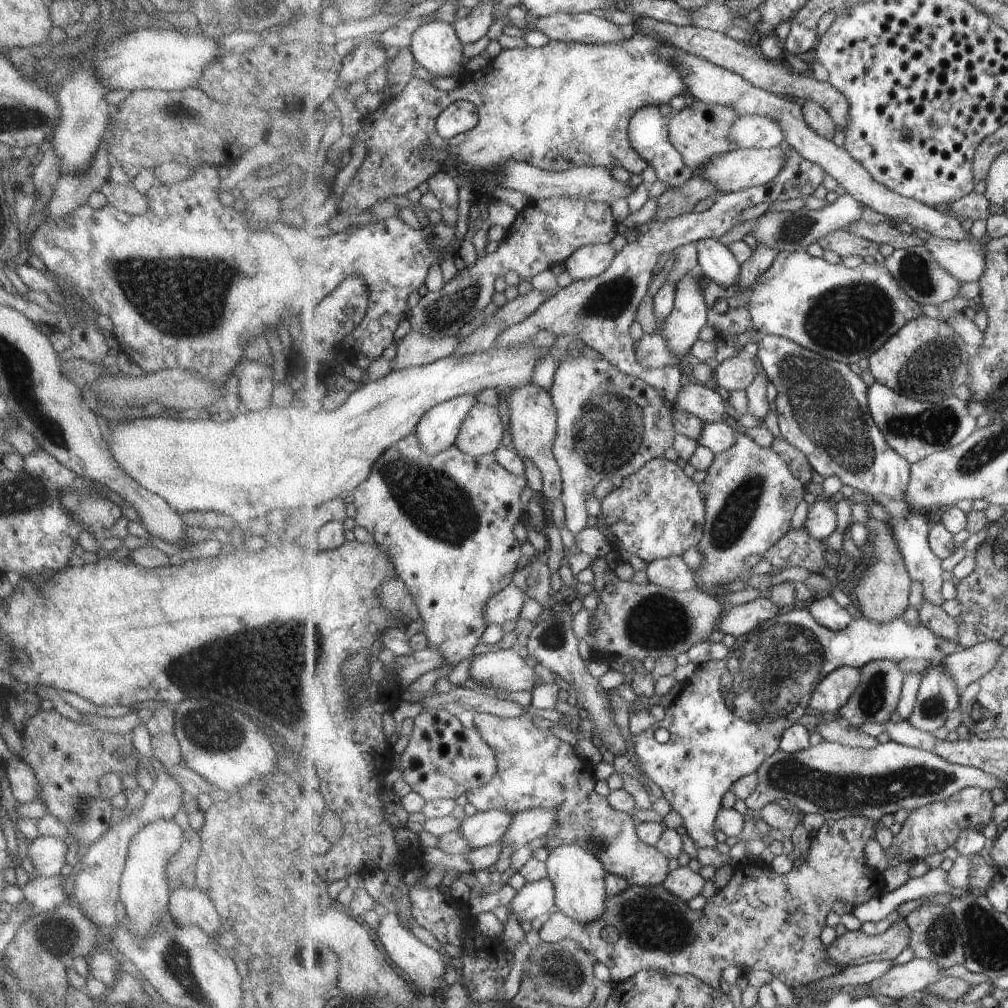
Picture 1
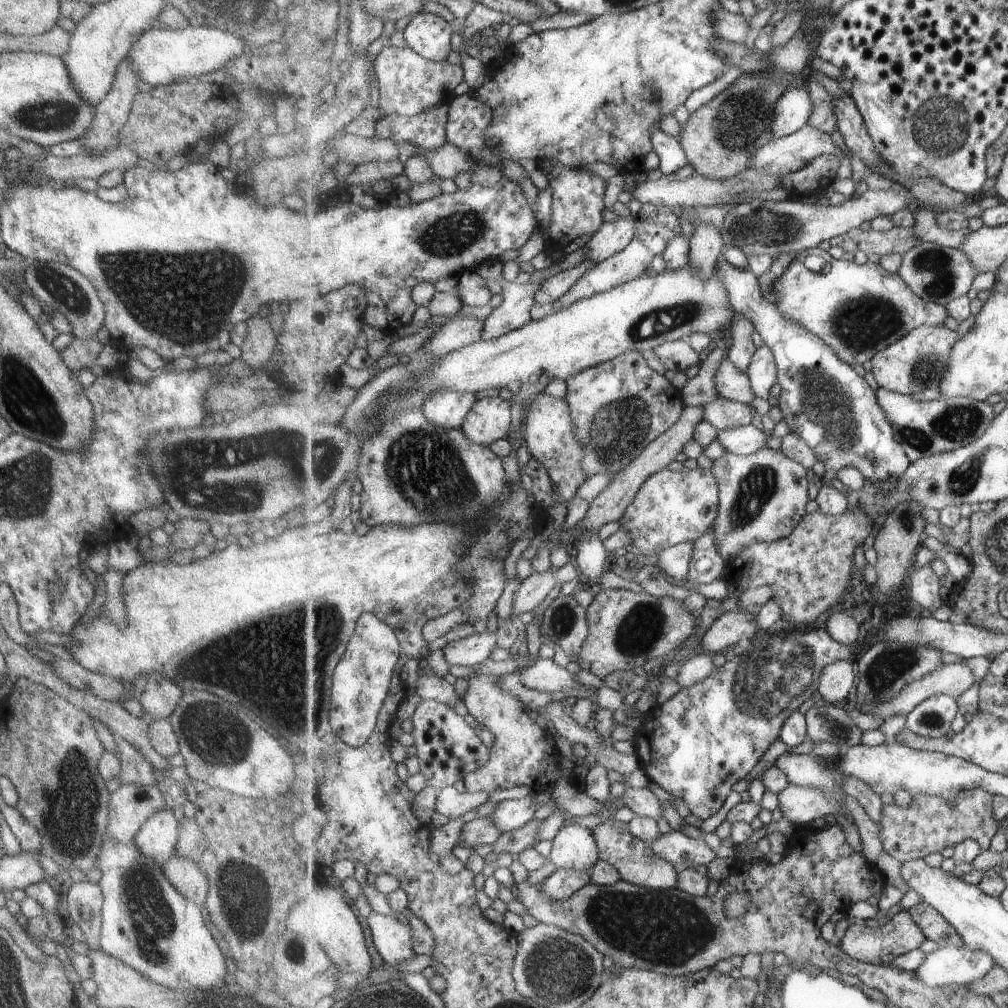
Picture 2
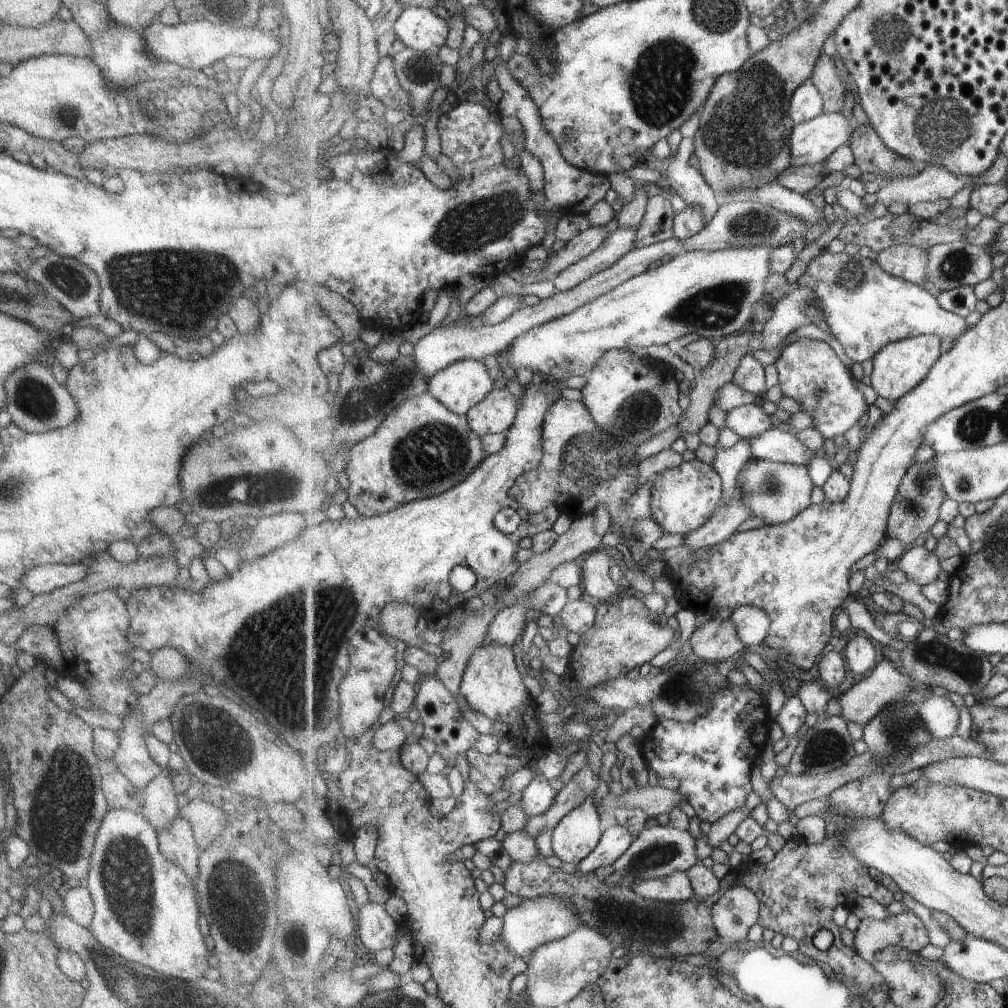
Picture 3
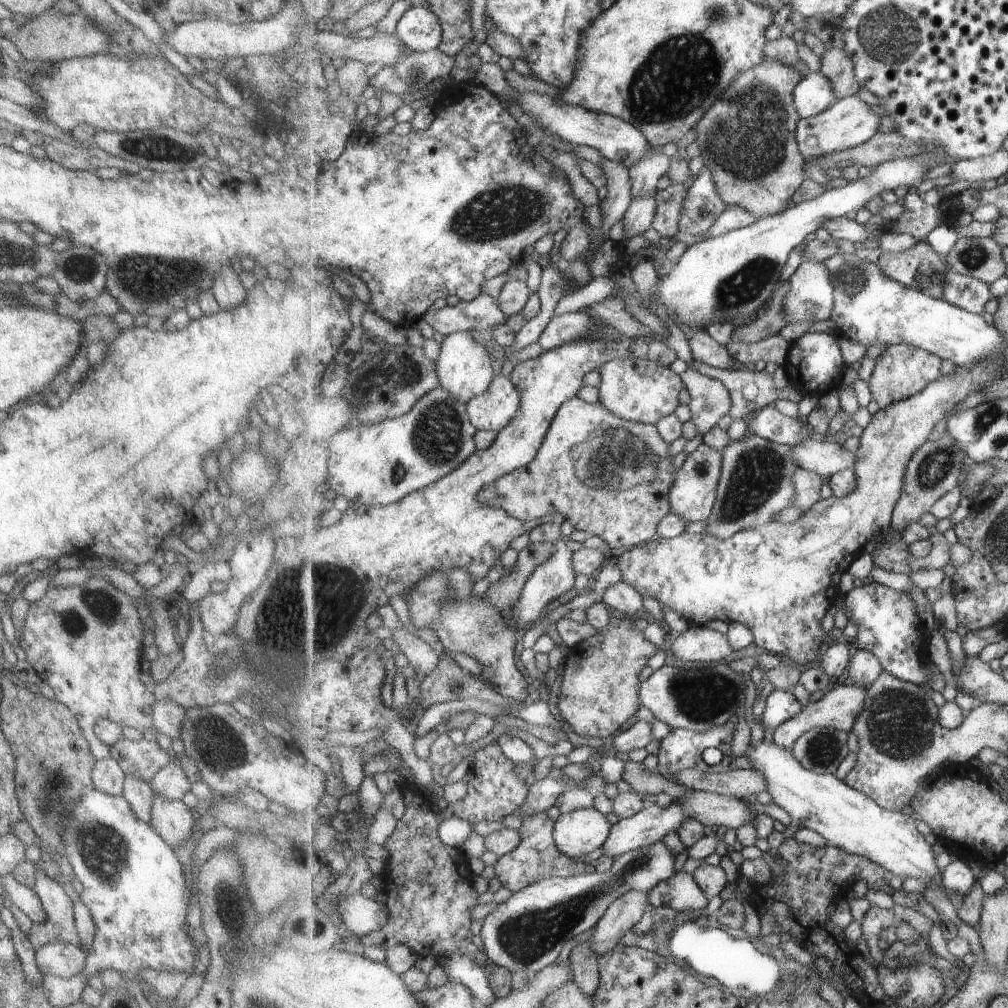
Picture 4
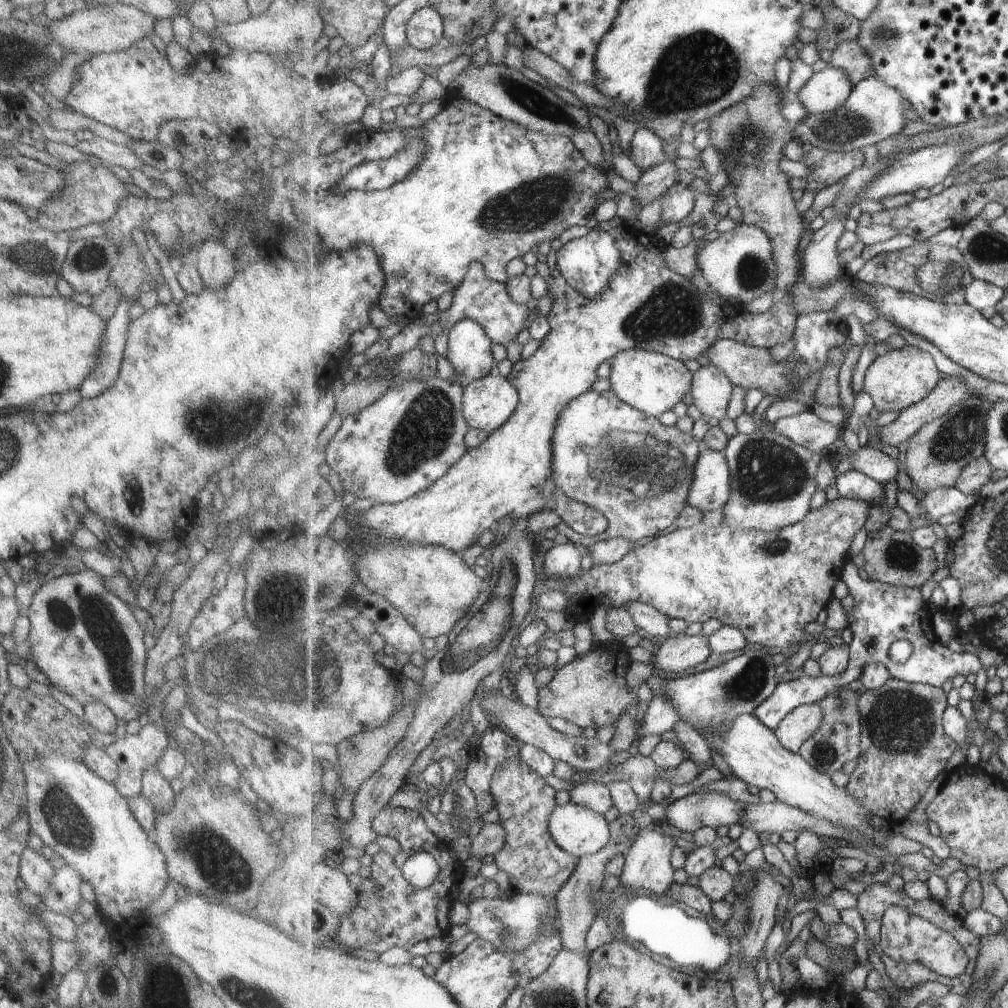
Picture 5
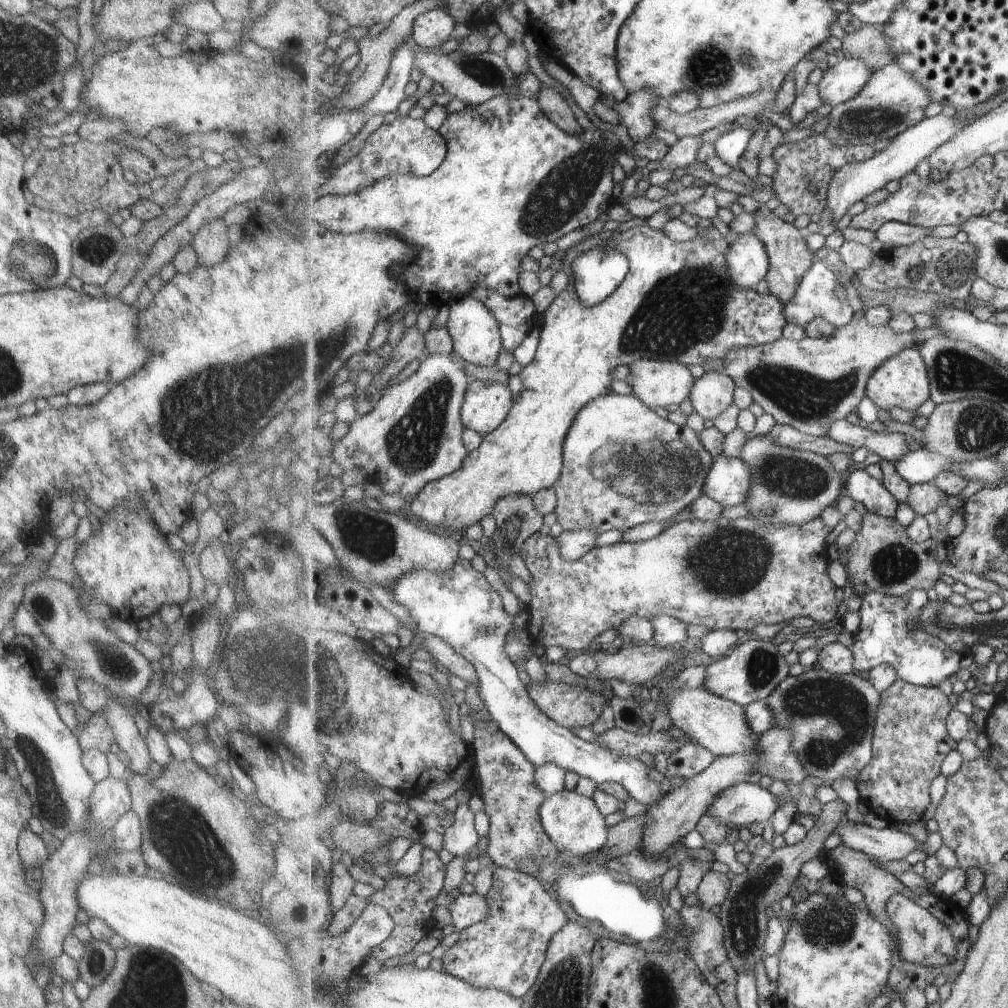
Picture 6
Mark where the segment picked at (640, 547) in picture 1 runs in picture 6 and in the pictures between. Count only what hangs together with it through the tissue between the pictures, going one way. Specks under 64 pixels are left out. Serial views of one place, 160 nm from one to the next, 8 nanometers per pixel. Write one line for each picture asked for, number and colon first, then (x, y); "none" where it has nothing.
2: (671, 507)
3: (684, 499)
4: (695, 491)
5: (710, 490)
6: (730, 480)

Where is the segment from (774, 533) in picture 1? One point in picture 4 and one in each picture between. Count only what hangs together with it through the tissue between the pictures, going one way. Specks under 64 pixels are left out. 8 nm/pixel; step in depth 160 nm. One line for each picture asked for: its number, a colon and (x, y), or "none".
2: (763, 496)
3: (779, 492)
4: (807, 484)

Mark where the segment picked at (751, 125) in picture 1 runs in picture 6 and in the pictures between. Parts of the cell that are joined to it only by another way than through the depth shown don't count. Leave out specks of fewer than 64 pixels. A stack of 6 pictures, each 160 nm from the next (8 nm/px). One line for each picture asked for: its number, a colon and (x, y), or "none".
2: (792, 113)
3: (808, 103)
4: (815, 93)
5: (828, 89)
6: (841, 82)

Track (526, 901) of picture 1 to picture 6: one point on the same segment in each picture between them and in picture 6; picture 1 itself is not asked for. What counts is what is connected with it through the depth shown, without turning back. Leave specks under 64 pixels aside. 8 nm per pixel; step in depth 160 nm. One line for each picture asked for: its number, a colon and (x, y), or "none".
2: (561, 885)
3: (616, 840)
4: (651, 825)
5: (692, 812)
6: (743, 804)

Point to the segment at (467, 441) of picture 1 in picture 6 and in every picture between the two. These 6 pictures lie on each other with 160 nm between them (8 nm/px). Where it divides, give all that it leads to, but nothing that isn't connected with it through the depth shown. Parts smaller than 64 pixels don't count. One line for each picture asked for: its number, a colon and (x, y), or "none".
2: (489, 421)
3: (496, 414)
4: (493, 410)
5: (489, 403)
6: (488, 404)

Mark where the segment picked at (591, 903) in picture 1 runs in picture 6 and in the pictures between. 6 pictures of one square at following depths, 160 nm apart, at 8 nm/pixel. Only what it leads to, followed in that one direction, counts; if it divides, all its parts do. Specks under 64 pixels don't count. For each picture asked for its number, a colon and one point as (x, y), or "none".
2: (574, 847)
3: (579, 833)
4: (581, 831)
5: (579, 830)
6: (575, 823)

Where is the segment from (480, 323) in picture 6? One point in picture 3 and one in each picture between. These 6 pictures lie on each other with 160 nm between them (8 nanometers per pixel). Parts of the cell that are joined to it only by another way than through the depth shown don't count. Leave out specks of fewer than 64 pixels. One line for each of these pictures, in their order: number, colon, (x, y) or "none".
3: (461, 386)
4: (464, 368)
5: (470, 349)

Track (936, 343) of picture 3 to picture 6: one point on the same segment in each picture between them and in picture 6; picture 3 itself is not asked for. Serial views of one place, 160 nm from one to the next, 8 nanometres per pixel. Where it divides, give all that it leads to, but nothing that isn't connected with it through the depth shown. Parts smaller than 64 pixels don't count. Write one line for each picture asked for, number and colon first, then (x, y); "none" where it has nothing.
4: (900, 371)
5: (900, 378)
6: (904, 381)

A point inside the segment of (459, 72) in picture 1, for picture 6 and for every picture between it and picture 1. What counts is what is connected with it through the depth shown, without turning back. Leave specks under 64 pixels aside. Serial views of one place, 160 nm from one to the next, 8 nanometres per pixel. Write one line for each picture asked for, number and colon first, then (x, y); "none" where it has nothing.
2: (431, 36)
3: (419, 28)
4: (419, 28)
5: (426, 27)
6: (431, 29)

